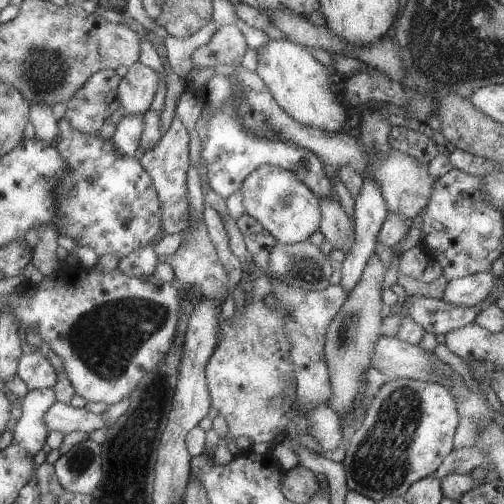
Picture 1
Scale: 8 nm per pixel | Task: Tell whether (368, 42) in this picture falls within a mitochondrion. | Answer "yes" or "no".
no

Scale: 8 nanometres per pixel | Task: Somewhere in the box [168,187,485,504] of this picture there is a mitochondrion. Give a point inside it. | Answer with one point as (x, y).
(381, 462)

